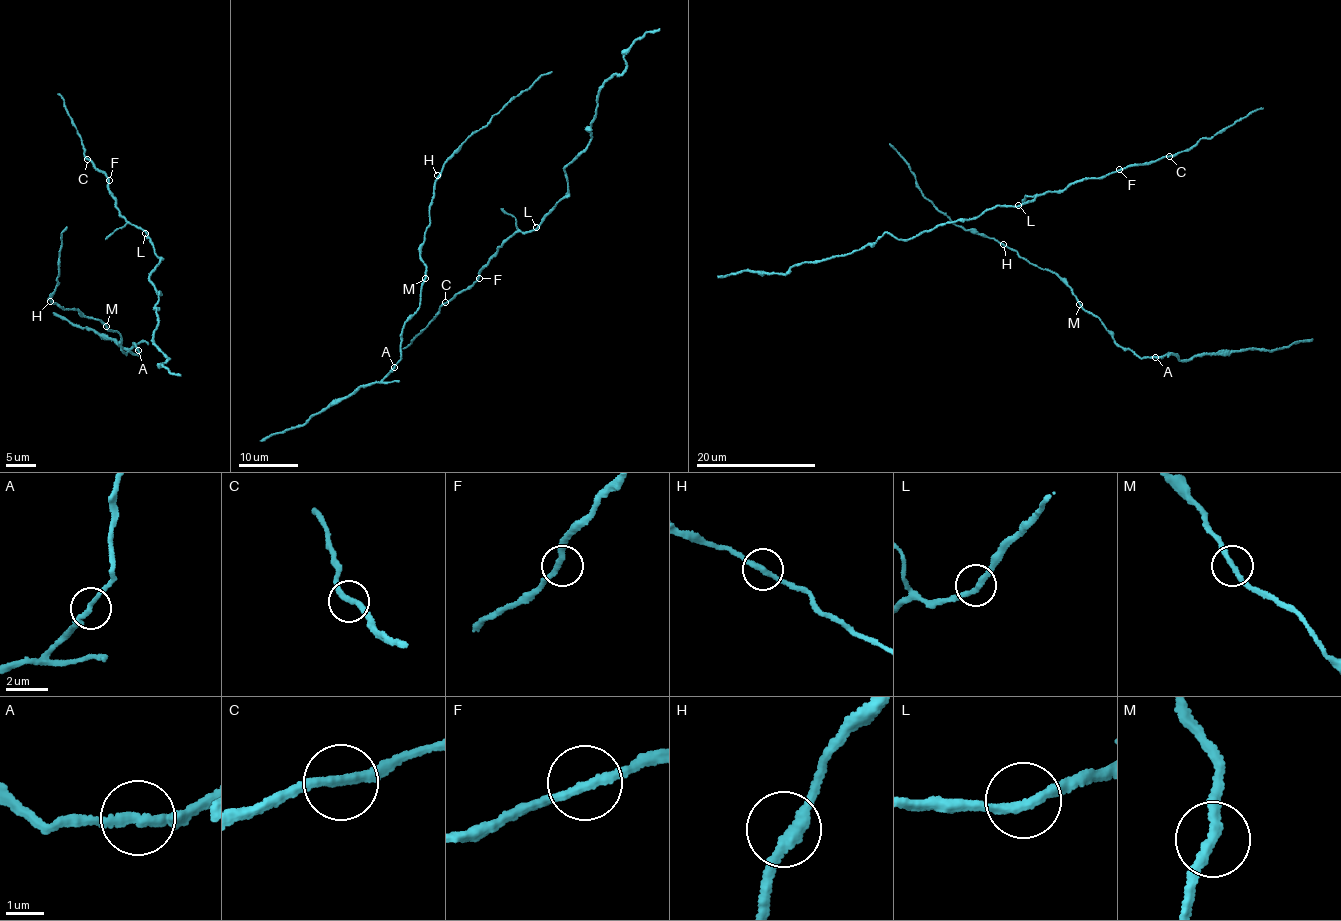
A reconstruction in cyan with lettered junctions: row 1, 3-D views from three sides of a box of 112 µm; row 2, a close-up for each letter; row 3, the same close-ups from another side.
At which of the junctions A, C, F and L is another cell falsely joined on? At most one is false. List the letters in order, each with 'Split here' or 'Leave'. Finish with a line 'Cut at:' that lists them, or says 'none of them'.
A: Leave
C: Leave
F: Leave
L: Leave
Cut at: none of them

